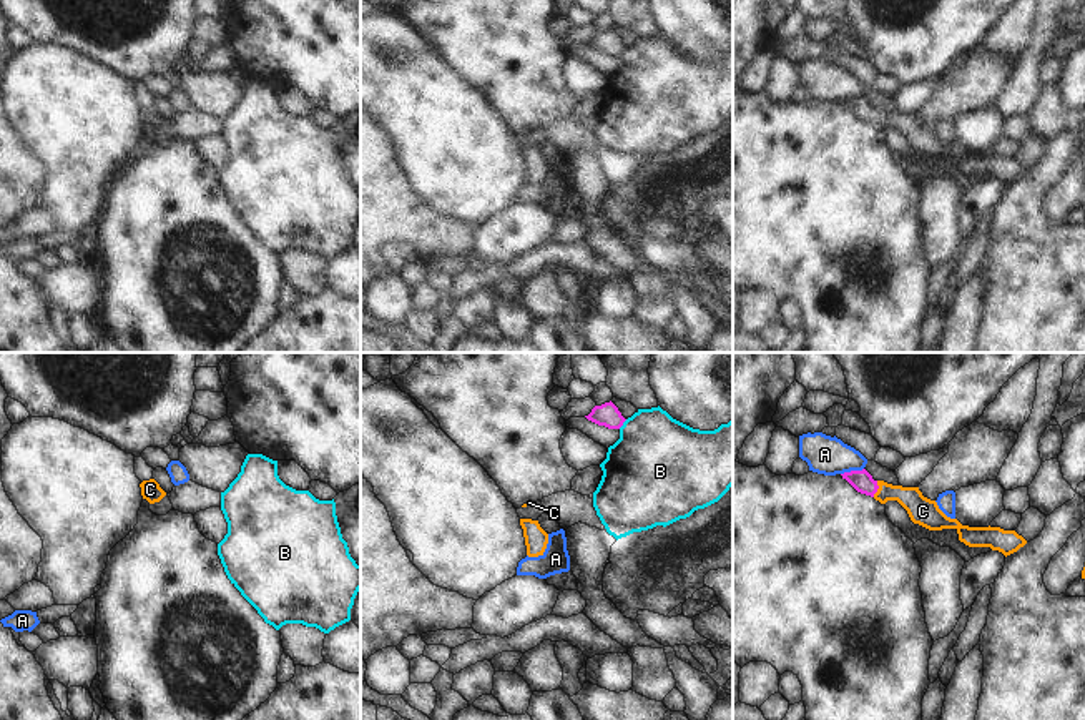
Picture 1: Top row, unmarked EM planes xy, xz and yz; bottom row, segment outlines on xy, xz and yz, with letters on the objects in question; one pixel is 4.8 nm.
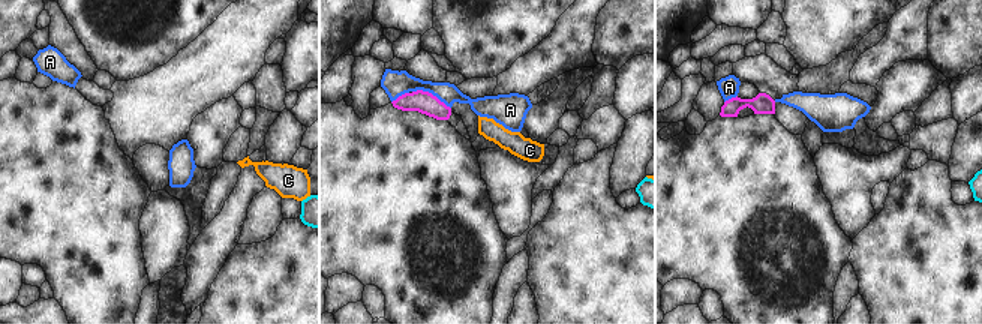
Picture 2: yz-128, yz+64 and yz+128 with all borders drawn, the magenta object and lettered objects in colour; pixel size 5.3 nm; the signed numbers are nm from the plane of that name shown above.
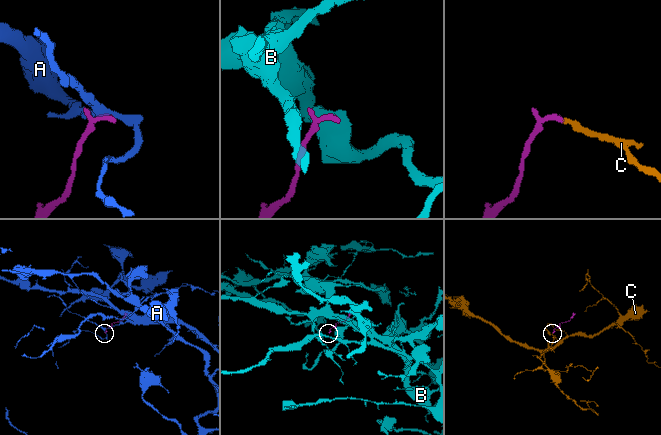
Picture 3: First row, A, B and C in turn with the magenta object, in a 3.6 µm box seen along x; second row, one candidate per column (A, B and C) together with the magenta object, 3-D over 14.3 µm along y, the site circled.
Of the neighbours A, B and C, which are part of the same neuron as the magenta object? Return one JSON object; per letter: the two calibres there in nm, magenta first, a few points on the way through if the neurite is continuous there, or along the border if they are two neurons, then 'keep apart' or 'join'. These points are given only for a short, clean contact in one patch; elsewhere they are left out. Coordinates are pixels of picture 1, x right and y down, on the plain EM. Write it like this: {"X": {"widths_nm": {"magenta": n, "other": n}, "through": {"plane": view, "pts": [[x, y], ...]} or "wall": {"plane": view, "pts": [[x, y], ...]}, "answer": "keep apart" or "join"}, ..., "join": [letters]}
{"A": {"widths_nm": {"magenta": 100, "other": 190}, "answer": "keep apart"}, "B": {"widths_nm": {"magenta": 120, "other": 440}, "wall": {"plane": "xz", "pts": [[627, 47], [618, 55]]}, "answer": "keep apart"}, "C": {"widths_nm": {"magenta": 100, "other": 140}, "through": {"plane": "yz", "pts": [[861, 108], [878, 115], [909, 125], [922, 138]]}, "answer": "join"}, "join": ["C"]}

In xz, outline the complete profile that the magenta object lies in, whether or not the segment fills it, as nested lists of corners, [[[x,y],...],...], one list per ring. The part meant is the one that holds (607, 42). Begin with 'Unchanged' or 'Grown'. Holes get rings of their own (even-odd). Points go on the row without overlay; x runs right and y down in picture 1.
Unchanged. [[[611,28],[601,33],[595,33],[592,40],[585,45],[608,57],[620,57],[623,50],[626,48]]]

